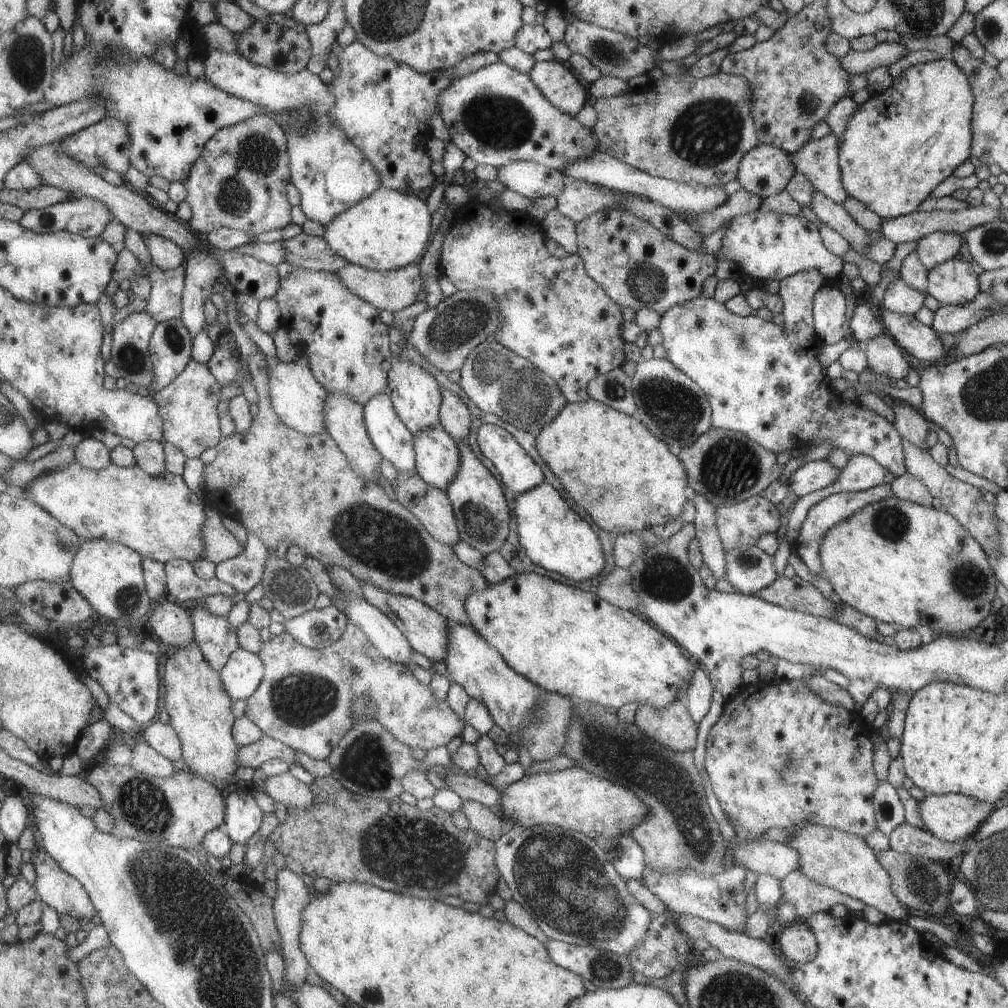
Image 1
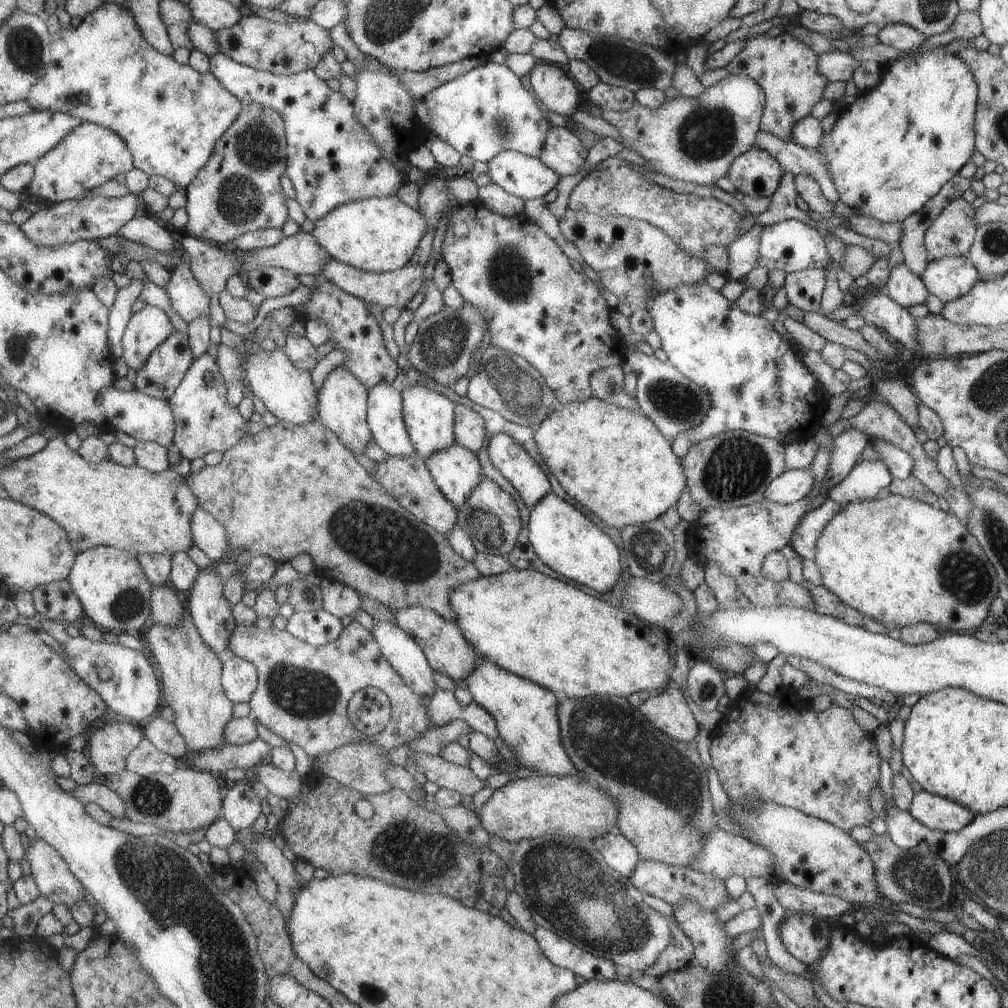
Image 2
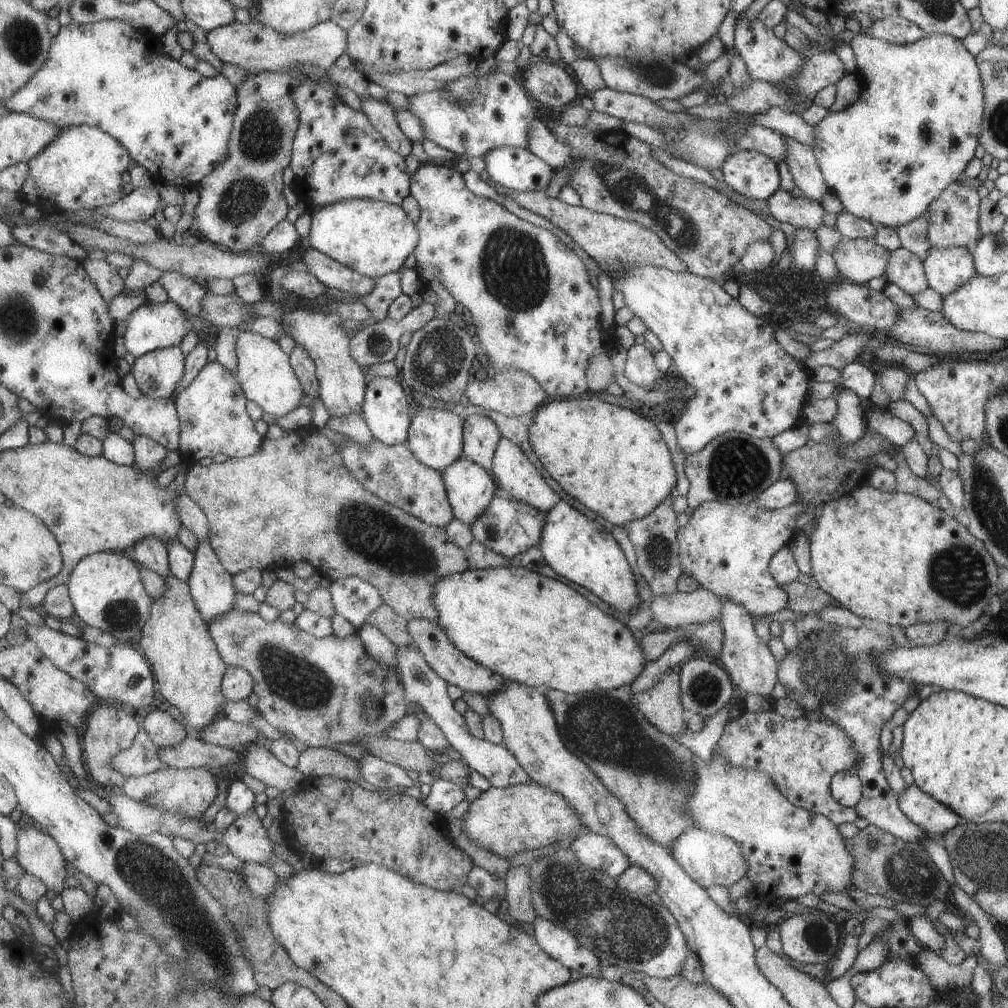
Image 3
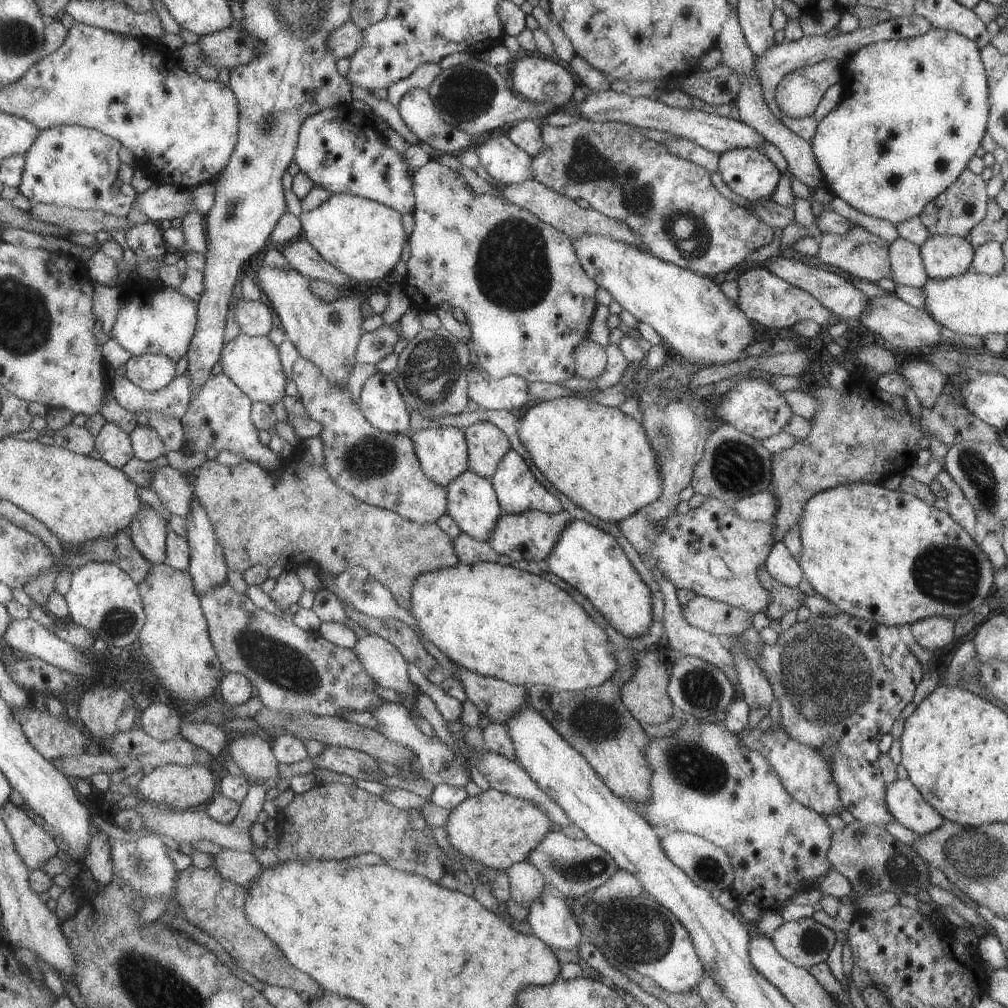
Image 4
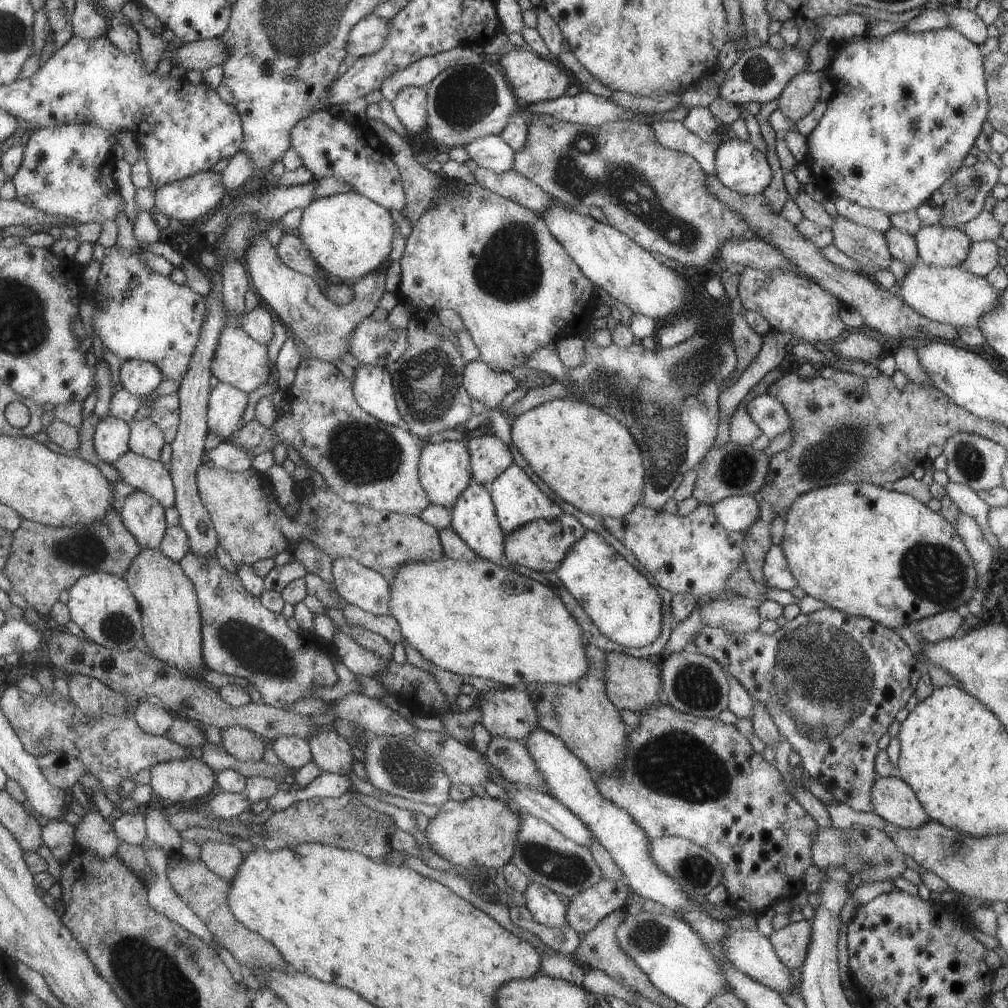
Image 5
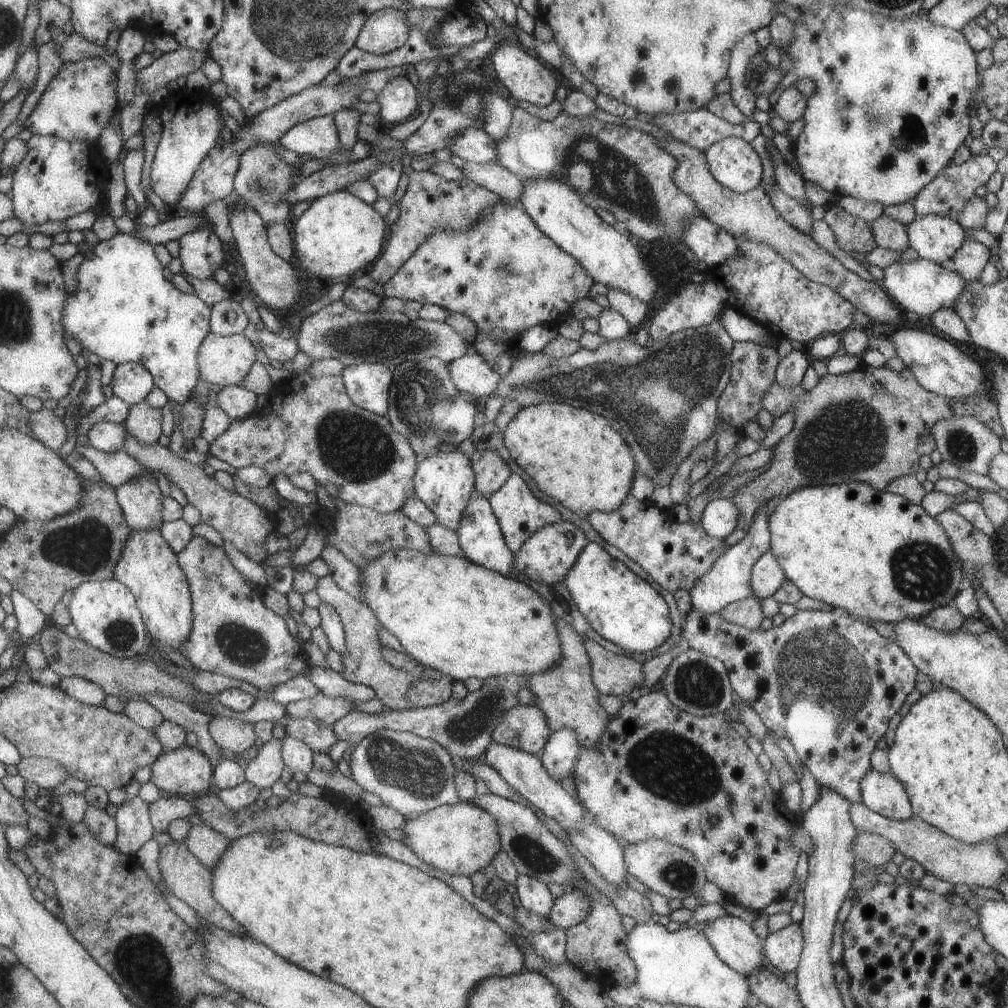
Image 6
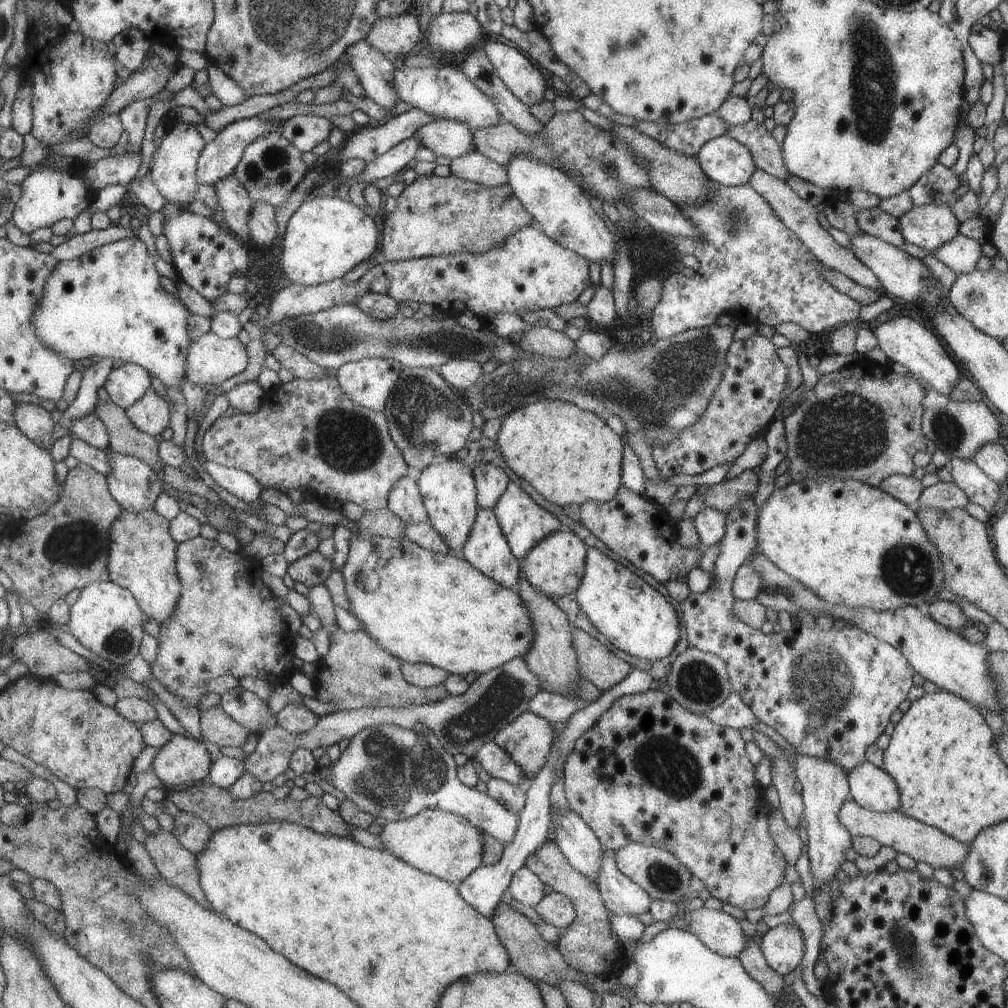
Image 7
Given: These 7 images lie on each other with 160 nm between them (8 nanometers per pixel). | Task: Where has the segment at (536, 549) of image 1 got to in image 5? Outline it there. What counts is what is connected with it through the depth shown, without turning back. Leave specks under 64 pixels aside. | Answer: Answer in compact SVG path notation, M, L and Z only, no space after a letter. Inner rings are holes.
M586 531L571 545L554 572L605 638L639 648L659 636L661 598L657 590L593 531Z

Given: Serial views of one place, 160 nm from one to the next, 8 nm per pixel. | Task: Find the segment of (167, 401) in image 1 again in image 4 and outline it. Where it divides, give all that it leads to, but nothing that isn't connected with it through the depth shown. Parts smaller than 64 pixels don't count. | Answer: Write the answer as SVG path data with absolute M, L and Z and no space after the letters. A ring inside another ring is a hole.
M225 372L211 377L204 385L201 391L192 397L192 403L182 418L183 426L186 432L187 443L193 448L194 452L210 452L217 454L220 450L230 450L243 455L247 460L260 464L272 475L278 475L285 462L271 447L265 446L259 440L259 429L255 426L252 419L252 404L254 400Z

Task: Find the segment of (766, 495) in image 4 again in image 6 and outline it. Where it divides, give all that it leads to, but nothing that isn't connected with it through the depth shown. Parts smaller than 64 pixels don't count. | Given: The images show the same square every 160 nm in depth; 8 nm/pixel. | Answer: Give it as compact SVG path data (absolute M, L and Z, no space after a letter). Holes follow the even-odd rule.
M711 499L702 510L699 523L707 536L723 541L736 527L738 510L729 499Z

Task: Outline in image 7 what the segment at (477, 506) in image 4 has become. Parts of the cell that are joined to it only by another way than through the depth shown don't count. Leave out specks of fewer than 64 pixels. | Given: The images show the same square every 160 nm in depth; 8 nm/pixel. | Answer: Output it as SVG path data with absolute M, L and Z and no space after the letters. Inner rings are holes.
M478 508L469 536L460 550L461 558L465 559L476 571L485 578L497 583L500 587L515 591L518 574L521 572L520 562L511 554L506 538L503 536L499 523L491 509Z

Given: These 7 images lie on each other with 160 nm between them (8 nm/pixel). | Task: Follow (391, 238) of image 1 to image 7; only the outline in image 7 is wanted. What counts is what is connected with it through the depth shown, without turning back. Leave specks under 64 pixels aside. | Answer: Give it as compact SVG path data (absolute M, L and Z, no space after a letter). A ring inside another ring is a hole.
M313 197L291 214L279 266L292 283L318 285L341 278L353 266L367 260L377 244L377 228L351 201L339 197Z

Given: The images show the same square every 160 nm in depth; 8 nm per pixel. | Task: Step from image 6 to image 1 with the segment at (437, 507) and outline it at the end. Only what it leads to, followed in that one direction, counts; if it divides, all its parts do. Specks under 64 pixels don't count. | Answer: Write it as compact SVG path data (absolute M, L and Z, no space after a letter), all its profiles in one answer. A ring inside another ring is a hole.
M395 358L387 375L385 393L391 399L395 414L412 435L440 426L439 411L442 403L438 382L420 366Z

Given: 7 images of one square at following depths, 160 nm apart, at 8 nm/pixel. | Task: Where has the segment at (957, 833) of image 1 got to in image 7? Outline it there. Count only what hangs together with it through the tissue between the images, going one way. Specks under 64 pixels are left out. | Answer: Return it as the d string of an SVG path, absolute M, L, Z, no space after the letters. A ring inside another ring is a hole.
M868 760L846 774L849 798L861 808L876 813L898 810L899 793L895 781L882 768Z

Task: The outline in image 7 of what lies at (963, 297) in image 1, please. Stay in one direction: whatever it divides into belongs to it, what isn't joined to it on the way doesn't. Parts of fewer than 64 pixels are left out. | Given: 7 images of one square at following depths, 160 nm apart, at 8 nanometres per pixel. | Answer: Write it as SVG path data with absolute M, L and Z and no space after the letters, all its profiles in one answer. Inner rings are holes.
M933 203L913 205L897 220L904 242L927 252L951 240L960 224L950 205Z

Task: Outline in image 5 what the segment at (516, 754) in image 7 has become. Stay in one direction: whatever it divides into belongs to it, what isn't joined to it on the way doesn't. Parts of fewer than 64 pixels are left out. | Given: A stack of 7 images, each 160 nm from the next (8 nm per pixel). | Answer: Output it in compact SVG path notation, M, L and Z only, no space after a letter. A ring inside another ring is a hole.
M522 687L479 694L480 723L491 737L523 742L538 727L538 716Z

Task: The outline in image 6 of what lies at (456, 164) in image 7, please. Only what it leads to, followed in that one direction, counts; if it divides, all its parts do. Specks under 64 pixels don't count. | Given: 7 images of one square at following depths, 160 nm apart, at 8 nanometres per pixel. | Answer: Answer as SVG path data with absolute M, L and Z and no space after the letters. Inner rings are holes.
M496 160L481 164L465 161L460 169L467 180L494 192L507 202L517 204L523 180L503 168Z

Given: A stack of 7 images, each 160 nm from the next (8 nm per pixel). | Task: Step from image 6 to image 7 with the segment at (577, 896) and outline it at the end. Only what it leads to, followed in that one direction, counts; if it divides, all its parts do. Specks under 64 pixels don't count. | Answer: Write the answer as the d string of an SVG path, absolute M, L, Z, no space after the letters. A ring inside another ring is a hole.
M555 891L543 895L532 907L537 912L539 920L545 921L553 931L569 926L575 916L570 900Z

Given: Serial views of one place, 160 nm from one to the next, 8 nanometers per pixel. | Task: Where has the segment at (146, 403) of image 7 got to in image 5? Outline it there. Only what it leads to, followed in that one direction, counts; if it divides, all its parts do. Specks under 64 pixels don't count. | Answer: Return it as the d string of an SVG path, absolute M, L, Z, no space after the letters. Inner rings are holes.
M135 417L131 423L130 450L154 461L161 460L163 446L168 443L164 430L151 417Z

